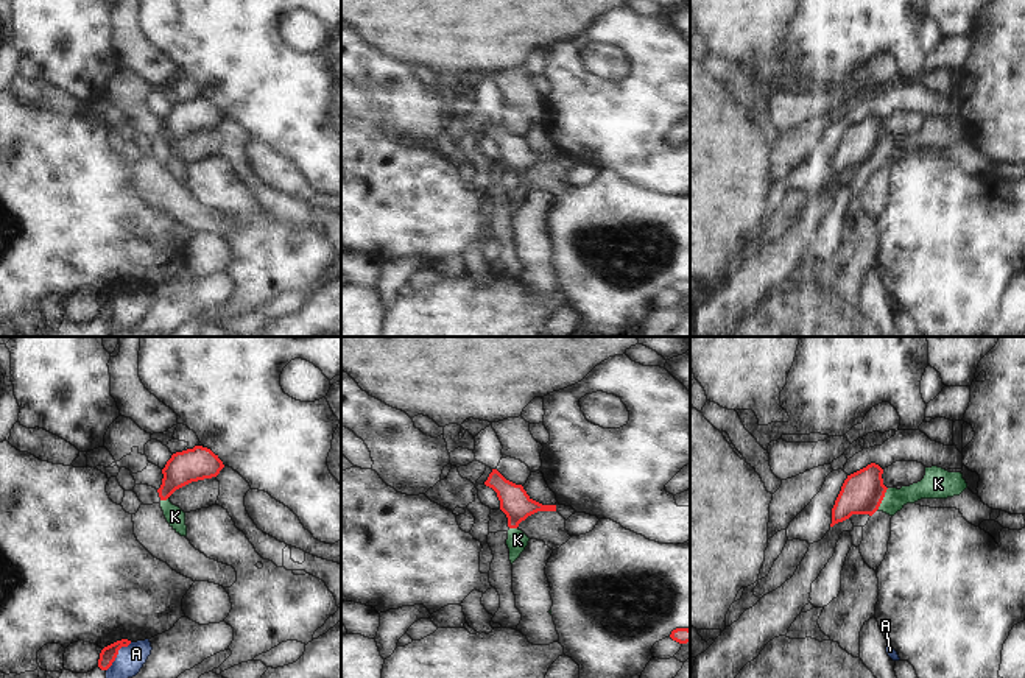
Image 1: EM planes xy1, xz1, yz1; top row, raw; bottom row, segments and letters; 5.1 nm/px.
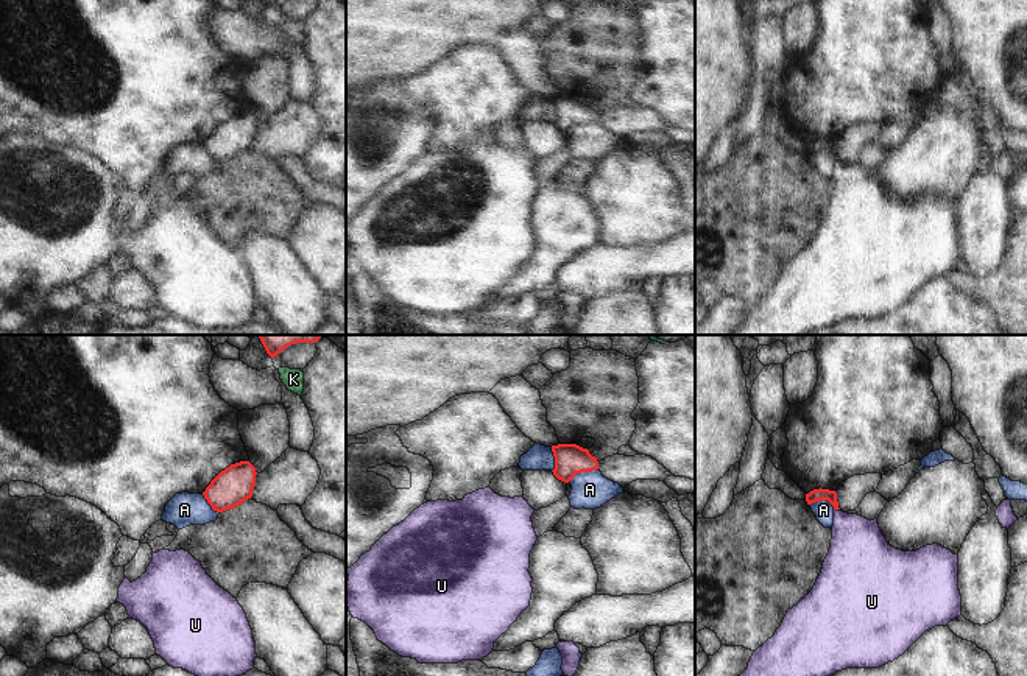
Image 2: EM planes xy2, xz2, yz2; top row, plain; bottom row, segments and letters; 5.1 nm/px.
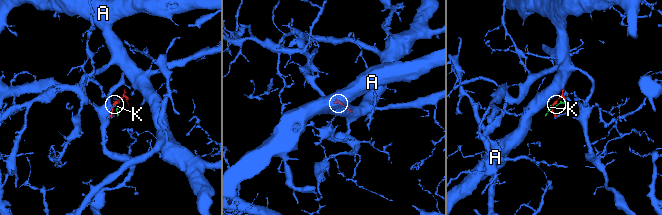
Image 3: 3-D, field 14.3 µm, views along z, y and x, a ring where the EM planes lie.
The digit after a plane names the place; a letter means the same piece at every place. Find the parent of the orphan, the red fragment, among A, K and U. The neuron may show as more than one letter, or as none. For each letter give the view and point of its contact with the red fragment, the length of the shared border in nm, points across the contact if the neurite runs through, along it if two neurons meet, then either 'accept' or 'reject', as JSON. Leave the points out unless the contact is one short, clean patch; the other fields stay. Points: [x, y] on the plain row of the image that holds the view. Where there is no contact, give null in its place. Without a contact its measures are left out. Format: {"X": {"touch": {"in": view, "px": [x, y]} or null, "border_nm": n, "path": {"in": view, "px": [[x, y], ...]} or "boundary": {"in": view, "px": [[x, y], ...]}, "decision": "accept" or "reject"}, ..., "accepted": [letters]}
{"A": {"touch": {"in": "xy1", "px": [117, 304]}, "border_nm": 200, "boundary": {"in": "xy1", "px": [[131, 293], [119, 301], [106, 321]]}, "decision": "reject"}, "K": {"touch": {"in": "yz1", "px": [882, 150]}, "border_nm": 140, "boundary": {"in": "yz1", "px": [[888, 139], [876, 161]]}, "decision": "reject"}, "U": {"touch": {"in": "yz2", "px": [837, 159]}, "border_nm": 30, "path": {"in": "yz2", "px": [[814, 147], [826, 147], [837, 159], [859, 201]]}, "decision": "accept"}, "accepted": ["U"]}

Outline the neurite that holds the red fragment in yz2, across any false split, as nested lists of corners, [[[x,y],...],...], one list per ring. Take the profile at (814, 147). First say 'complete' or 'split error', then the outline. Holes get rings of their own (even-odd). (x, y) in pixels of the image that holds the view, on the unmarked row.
split error; [[[820,139],[806,145],[807,156],[820,151],[834,157],[831,199],[821,224],[812,241],[787,262],[775,287],[753,304],[734,335],[807,335],[846,319],[879,319],[902,307],[926,282],[946,277],[962,266],[958,206],[938,195],[916,202],[898,201],[887,193],[877,170],[843,164],[835,142]]]

